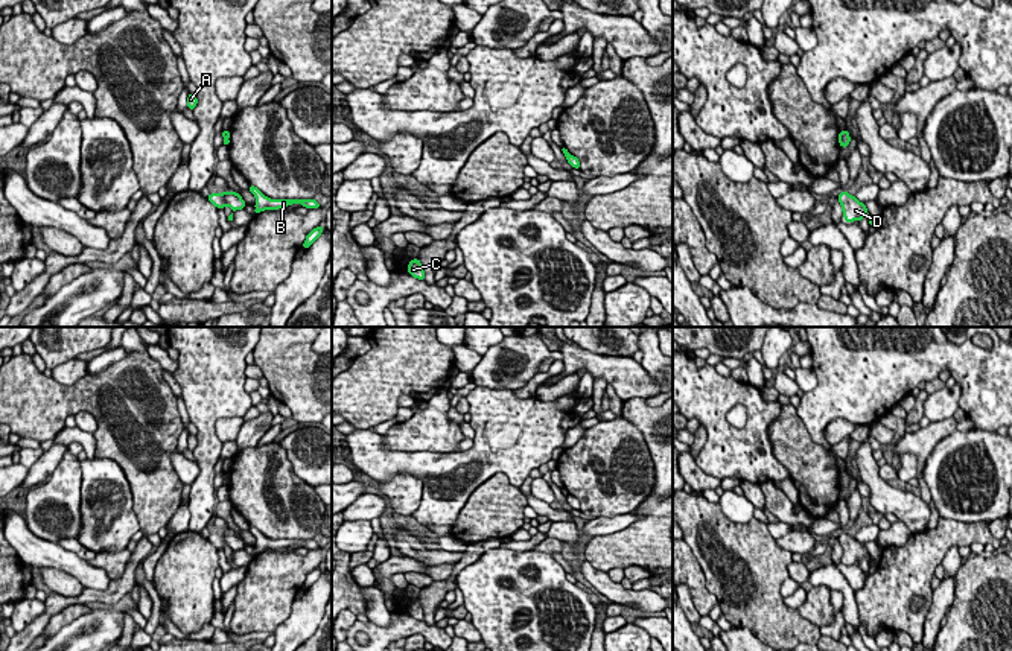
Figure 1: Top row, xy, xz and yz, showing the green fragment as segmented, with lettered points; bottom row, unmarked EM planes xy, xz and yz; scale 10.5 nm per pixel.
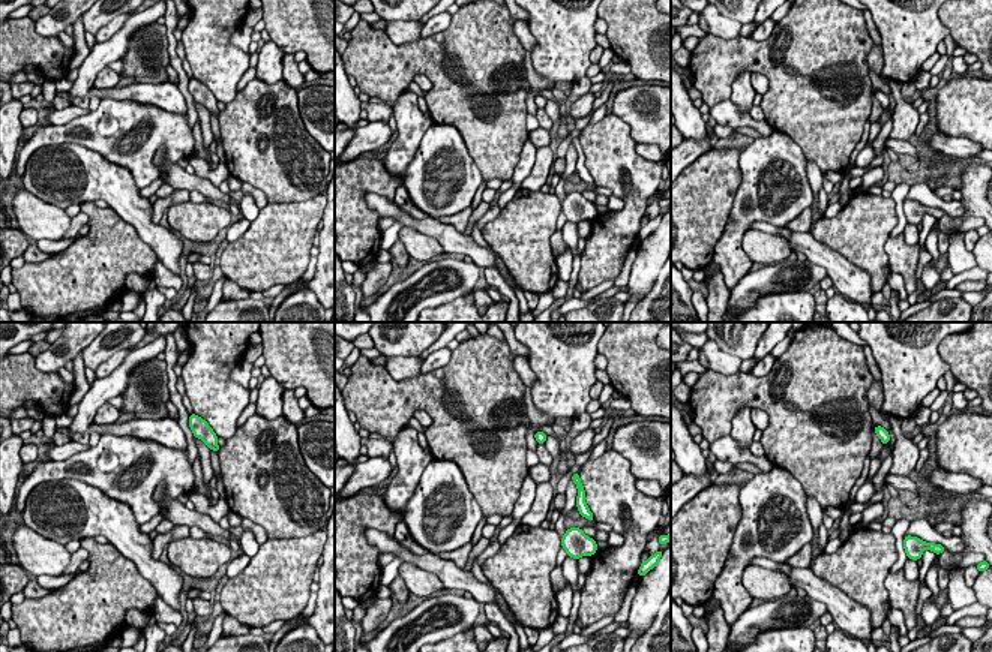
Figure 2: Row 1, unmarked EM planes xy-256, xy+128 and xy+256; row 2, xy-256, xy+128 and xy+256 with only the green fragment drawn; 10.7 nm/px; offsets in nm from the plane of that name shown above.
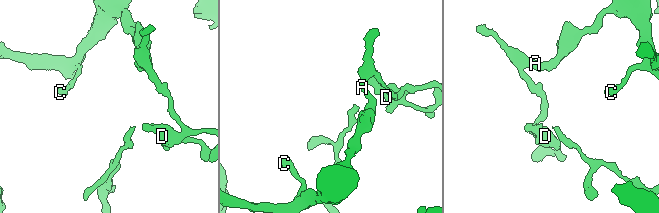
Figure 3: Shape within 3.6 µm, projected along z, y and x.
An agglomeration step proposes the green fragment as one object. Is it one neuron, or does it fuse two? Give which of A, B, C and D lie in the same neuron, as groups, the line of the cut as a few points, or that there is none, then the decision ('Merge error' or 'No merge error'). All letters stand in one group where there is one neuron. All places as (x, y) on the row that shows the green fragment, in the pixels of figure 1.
Groups: A C / B D. Split along yz (839, 133), (840, 143). Merge error

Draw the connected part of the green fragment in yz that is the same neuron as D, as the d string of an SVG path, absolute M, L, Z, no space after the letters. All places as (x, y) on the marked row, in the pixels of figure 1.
M842 190L840 195L837 196L839 202L842 205L842 216L845 218L845 224L848 224L849 221L861 221L864 216L869 218L869 225L878 225L878 221L875 221L866 205L863 202L860 202L855 196L849 195L848 192Z

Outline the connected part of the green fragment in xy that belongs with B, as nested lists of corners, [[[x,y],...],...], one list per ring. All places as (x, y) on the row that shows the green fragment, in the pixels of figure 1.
[[[251,184],[248,190],[256,196],[254,214],[259,214],[260,211],[265,211],[268,208],[278,210],[292,204],[301,204],[306,208],[321,208],[321,205],[313,198],[312,199],[271,199]]]

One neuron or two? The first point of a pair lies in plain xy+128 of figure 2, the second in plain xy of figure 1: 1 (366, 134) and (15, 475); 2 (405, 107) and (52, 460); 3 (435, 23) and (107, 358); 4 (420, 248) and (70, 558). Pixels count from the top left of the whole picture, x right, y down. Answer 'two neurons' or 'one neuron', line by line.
1: two neurons
2: two neurons
3: one neuron
4: two neurons

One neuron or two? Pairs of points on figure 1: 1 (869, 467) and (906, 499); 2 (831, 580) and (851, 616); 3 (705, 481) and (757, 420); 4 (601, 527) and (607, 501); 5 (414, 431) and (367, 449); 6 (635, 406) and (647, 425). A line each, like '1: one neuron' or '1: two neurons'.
1: one neuron
2: one neuron
3: two neurons
4: two neurons
5: two neurons
6: one neuron

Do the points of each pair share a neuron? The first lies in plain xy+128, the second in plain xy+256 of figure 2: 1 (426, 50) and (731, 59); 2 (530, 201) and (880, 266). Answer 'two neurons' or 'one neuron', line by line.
1: one neuron
2: one neuron

